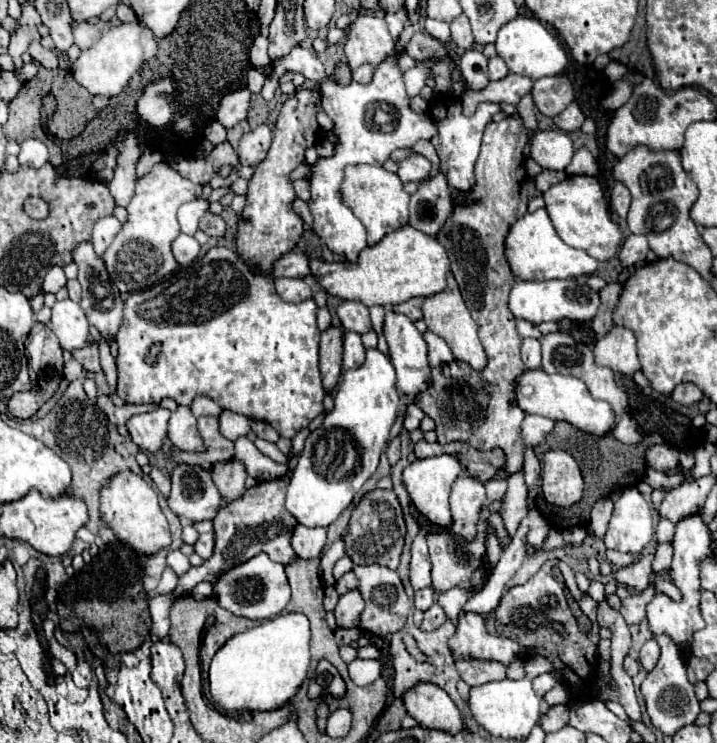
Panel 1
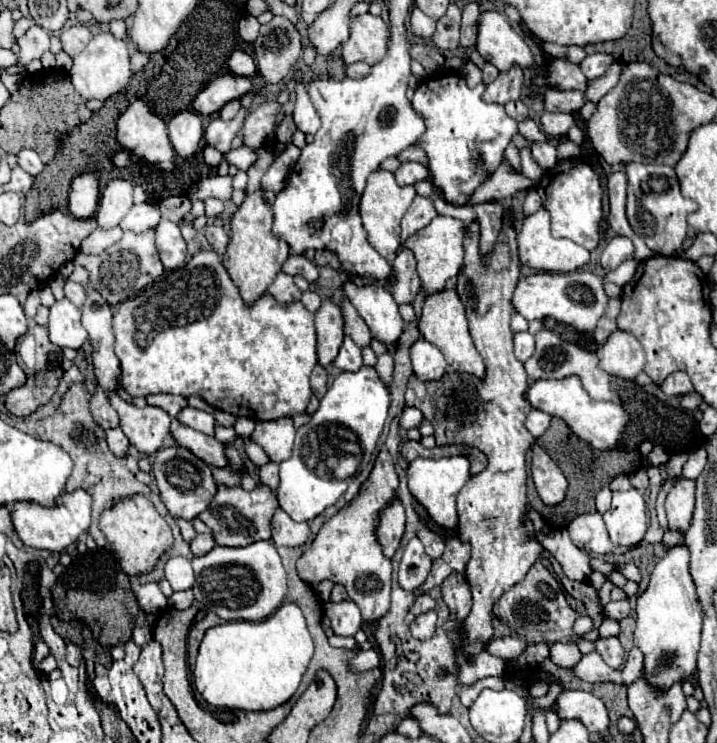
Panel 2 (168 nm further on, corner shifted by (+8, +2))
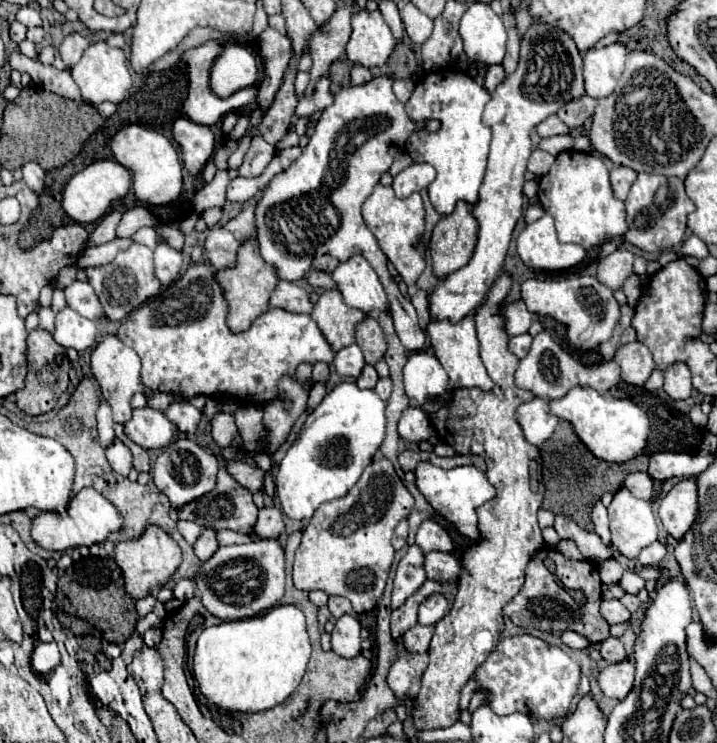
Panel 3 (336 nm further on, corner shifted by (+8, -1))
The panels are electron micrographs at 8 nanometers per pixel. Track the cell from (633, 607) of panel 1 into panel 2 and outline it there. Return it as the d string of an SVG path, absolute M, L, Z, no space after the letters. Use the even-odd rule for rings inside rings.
M626 598L620 600L620 602L608 602L608 606L606 606L606 616L612 618L612 620L620 622L628 614L630 614L630 602Z

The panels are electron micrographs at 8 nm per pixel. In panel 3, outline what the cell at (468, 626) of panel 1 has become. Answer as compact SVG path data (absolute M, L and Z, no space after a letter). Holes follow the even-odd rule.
M430 551L430 553L424 553L424 571L428 579L454 581L460 575L460 561L456 559L454 553Z

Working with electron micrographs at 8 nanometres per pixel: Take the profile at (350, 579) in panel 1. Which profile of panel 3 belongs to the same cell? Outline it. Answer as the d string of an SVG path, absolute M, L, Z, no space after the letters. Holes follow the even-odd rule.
M330 597L328 609L330 609L330 613L336 619L342 617L342 615L346 615L346 613L352 613L352 605L350 605L350 601L346 597Z

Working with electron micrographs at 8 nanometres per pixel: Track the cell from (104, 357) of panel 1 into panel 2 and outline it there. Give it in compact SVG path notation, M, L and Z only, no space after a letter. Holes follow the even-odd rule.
M115 391L108 392L107 396L120 416L120 428L128 436L130 444L146 456L158 452L162 448L162 440L168 434L170 416L158 406L136 408L124 402Z

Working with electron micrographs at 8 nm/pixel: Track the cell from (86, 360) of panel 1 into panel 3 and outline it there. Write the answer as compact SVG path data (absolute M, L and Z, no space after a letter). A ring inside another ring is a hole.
M116 425L116 437L120 437L132 451L132 457L134 457L134 469L136 471L148 471L150 469L150 455L146 449L142 449L140 445L132 443L126 435L124 435L124 429L120 425Z

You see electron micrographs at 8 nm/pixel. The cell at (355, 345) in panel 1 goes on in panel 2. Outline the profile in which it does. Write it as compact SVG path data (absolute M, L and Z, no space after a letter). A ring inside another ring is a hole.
M344 338L342 348L334 360L334 366L338 366L340 370L348 370L348 372L358 372L362 366L362 354L360 348L354 344L352 338Z

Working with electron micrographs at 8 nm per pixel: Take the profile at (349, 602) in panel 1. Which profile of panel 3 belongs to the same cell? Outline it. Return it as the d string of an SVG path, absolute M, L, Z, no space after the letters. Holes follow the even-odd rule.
M342 615L332 629L332 651L352 659L362 651L360 643L360 623L352 615Z

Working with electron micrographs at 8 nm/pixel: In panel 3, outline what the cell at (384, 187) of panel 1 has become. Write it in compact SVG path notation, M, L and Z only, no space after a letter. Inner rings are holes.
M376 185L374 193L366 199L366 203L362 205L362 215L366 219L368 229L374 233L380 249L386 253L386 257L394 263L394 267L398 269L398 273L402 275L404 283L412 289L416 279L422 275L424 267L426 267L426 259L424 259L424 247L422 237L424 237L424 205L418 193L410 195L408 199L398 199L392 191L392 187L384 187L384 185Z

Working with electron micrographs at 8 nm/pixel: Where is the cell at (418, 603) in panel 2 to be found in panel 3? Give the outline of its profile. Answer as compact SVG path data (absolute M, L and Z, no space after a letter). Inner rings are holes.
M430 595L420 603L418 623L420 625L436 625L448 613L448 601L444 595Z

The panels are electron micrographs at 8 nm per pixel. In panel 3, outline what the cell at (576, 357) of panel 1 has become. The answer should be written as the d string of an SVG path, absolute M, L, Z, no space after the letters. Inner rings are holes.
M542 331L542 333L538 333L534 337L528 355L524 359L520 359L514 381L516 381L516 385L520 389L528 389L540 399L554 401L554 399L562 399L572 387L592 387L598 393L606 393L608 389L616 387L622 381L622 377L620 377L620 367L614 361L606 361L600 367L584 367L584 365L580 365L546 331Z

